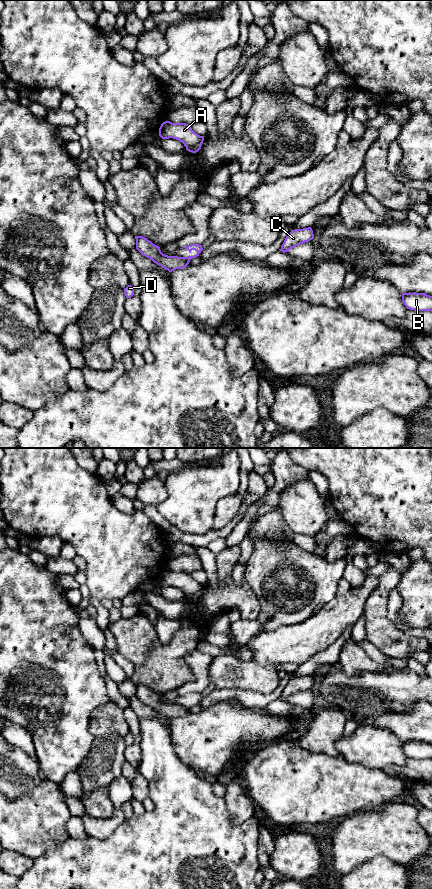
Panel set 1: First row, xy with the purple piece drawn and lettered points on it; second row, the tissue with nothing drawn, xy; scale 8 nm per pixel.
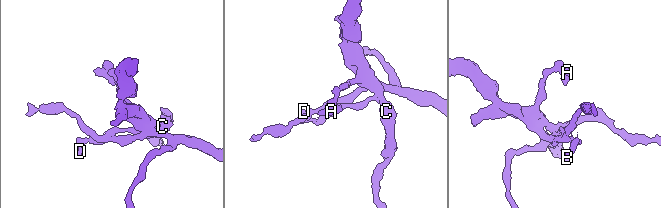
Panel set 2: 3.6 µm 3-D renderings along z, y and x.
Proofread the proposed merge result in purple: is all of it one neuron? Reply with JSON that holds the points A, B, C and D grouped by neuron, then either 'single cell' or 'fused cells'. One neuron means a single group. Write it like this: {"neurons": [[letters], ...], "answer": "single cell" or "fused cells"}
{"neurons": [["A", "C", "D"], ["B"]], "answer": "fused cells"}

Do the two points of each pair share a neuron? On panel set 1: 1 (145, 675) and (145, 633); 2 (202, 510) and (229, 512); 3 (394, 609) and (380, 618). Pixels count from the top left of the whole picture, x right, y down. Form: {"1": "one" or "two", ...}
{"1": "one", "2": "two", "3": "two"}

